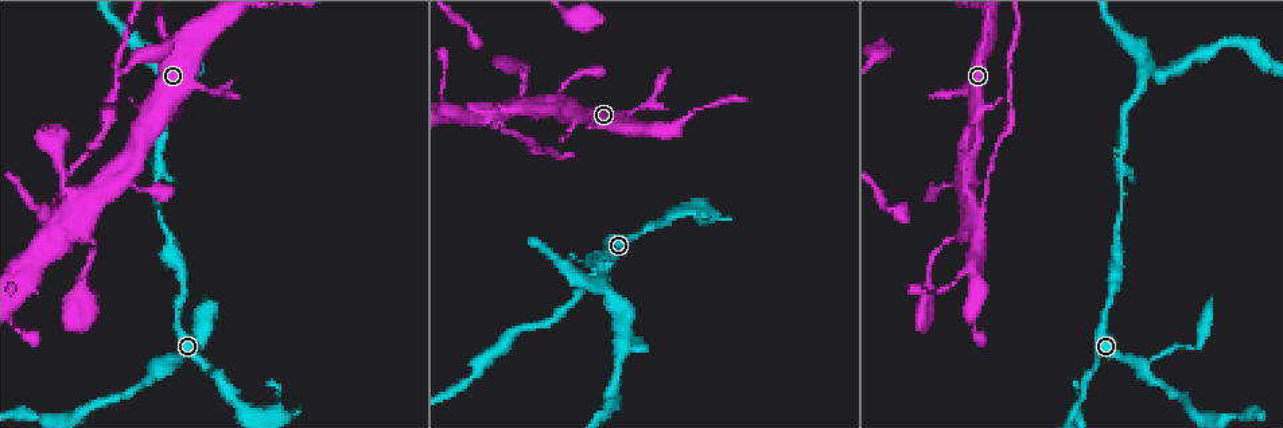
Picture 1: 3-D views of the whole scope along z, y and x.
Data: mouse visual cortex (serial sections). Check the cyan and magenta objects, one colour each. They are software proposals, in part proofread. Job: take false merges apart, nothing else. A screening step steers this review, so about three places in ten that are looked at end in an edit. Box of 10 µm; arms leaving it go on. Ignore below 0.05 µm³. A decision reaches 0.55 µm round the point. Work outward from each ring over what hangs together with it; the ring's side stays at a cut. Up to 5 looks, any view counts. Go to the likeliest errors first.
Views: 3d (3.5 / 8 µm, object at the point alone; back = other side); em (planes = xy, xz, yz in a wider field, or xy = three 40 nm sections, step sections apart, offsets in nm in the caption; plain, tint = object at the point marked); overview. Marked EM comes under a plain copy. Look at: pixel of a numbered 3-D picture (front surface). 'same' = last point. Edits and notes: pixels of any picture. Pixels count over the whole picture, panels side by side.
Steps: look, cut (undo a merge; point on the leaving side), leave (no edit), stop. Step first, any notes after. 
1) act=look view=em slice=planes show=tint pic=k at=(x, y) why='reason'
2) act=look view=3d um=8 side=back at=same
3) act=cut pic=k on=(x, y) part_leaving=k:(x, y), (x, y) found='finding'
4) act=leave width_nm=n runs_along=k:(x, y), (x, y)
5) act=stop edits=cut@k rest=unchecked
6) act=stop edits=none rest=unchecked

act=look view=3d um=3.5 pic=1 at=(969, 202) why='arms run side by side'

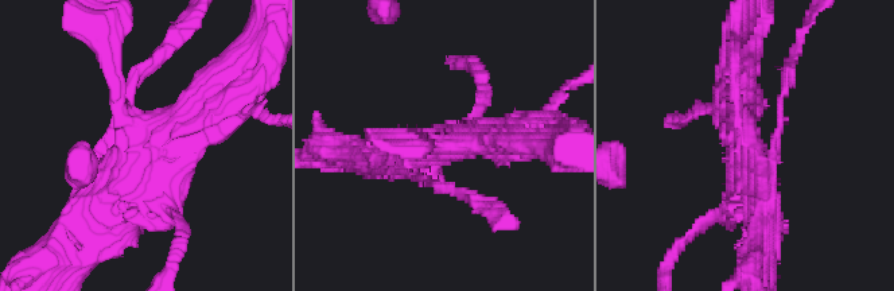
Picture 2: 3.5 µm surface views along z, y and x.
act=look view=em slice=xy step=3 show=tint pic=2 at=(743, 141)

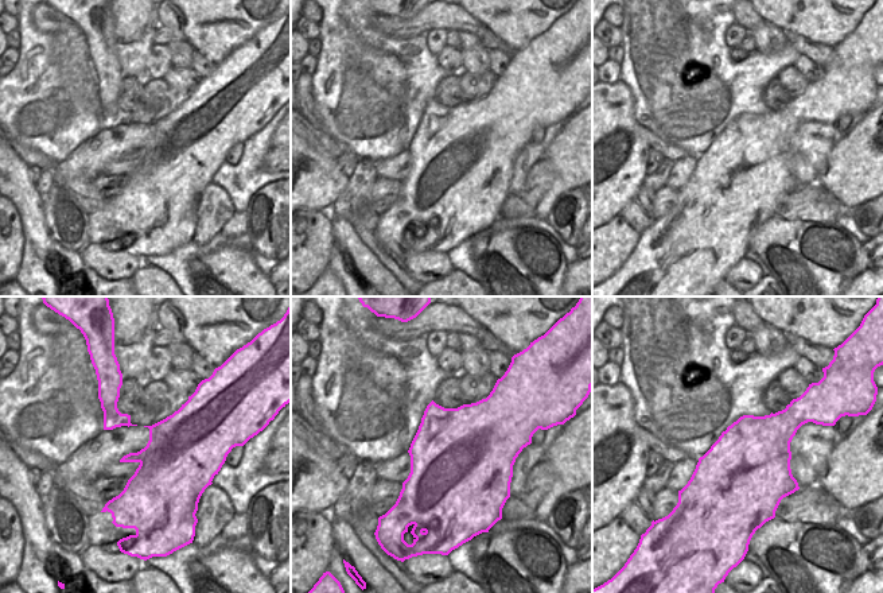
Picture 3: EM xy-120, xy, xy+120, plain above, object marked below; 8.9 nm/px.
act=cut pic=2 on=(131, 90) part_leaving=2:(773, 158), (782, 84), (796, 50) found='a second cell is stuck on'

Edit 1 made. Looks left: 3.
act=look view=3d um=3.5 pic=1 at=(599, 285) why='sharp bend'

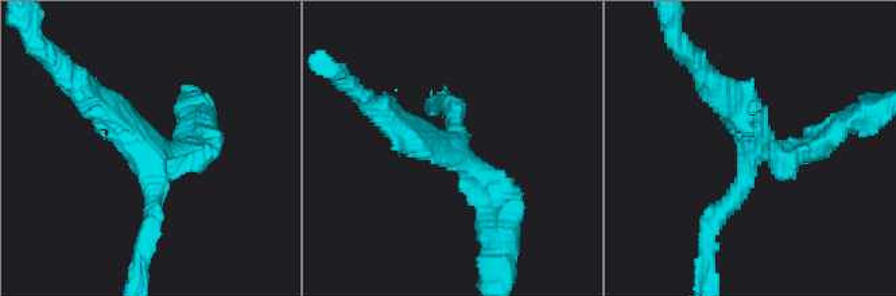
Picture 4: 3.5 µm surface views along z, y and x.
act=look view=em slice=planes show=tint pic=4 at=(450, 150) arms=3 arm_widths_nm=200,300,350

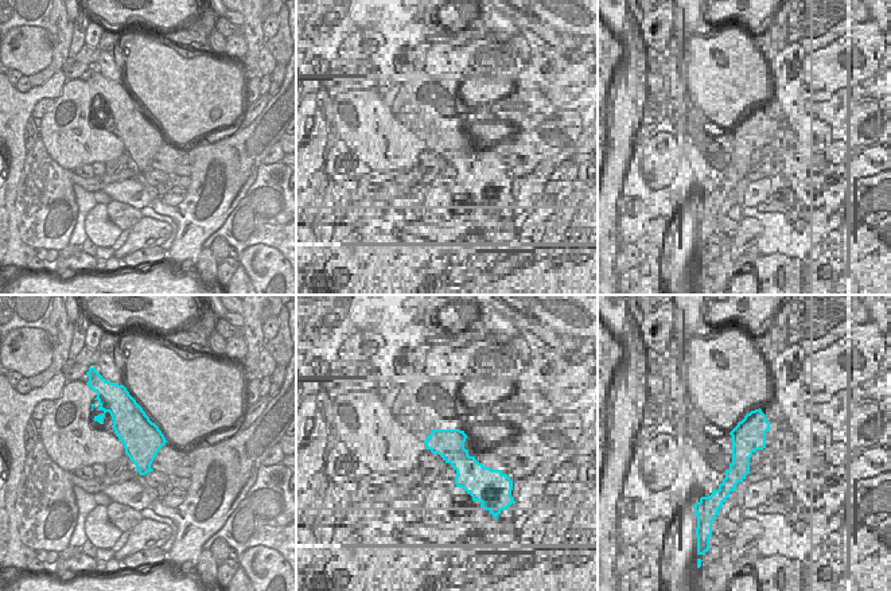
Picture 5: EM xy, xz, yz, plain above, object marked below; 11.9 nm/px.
act=leave width_nm=480 runs_along=4:(710, 228), (752, 152), (818, 144) found='one cell here'

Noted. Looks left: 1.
act=stop edits=cut@2 rest=unchecked

